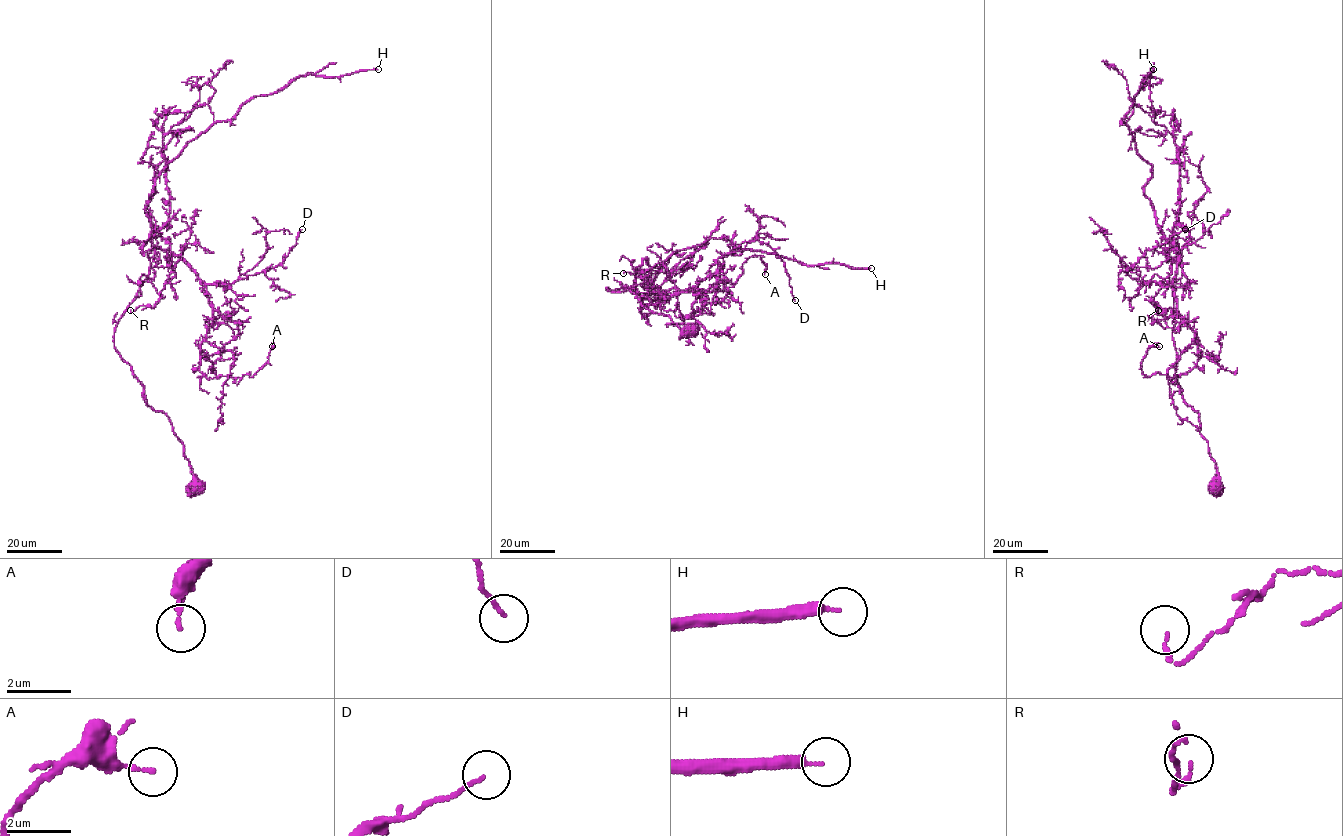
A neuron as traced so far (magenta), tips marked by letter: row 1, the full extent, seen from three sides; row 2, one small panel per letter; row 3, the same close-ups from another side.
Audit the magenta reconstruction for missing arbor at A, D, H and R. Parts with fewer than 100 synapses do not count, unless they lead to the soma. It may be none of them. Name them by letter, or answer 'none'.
H

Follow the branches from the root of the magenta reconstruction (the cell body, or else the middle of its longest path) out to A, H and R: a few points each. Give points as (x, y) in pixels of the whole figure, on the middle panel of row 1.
A: (693, 328), (607, 287), (695, 287), (694, 316), (697, 294), (731, 287), (747, 258), (765, 274)
H: (693, 328), (607, 287), (642, 287), (643, 260), (658, 267), (711, 238), (809, 266), (871, 268)
R: (693, 328), (683, 331), (649, 311), (629, 290), (609, 291), (648, 287), (645, 277), (652, 269), (623, 273)

